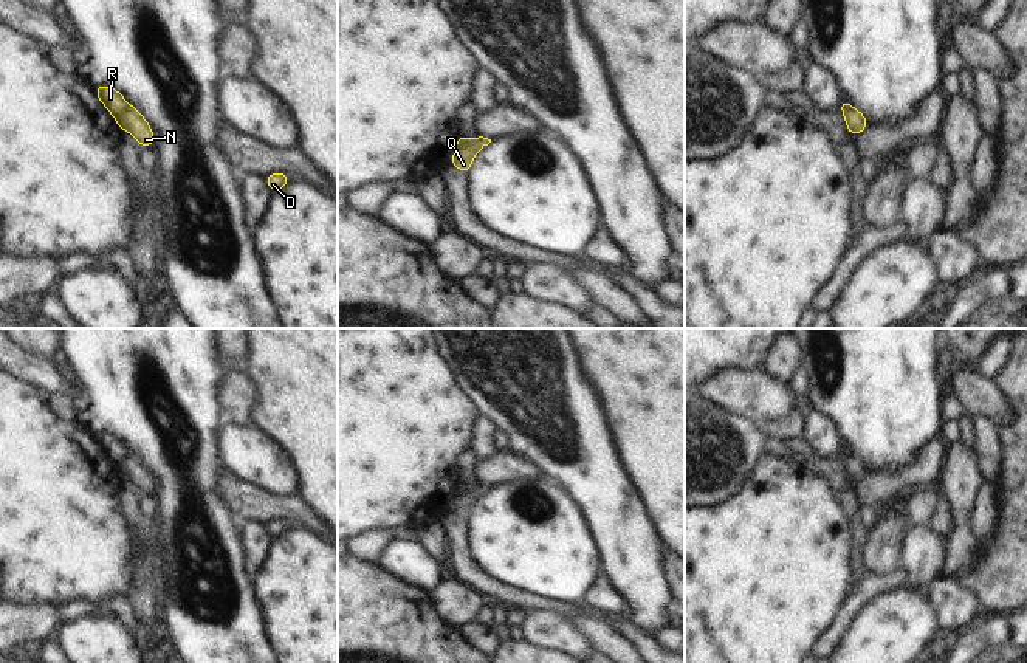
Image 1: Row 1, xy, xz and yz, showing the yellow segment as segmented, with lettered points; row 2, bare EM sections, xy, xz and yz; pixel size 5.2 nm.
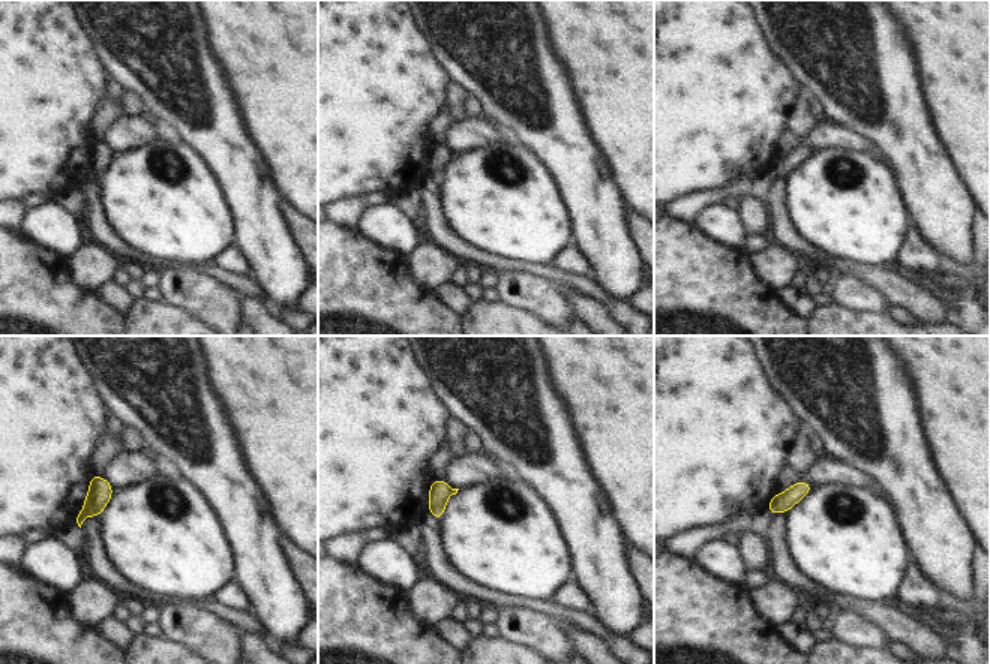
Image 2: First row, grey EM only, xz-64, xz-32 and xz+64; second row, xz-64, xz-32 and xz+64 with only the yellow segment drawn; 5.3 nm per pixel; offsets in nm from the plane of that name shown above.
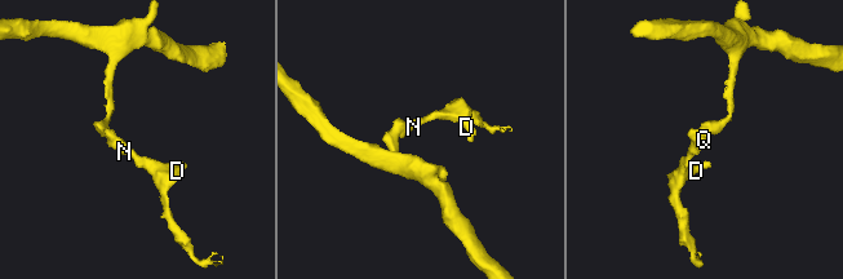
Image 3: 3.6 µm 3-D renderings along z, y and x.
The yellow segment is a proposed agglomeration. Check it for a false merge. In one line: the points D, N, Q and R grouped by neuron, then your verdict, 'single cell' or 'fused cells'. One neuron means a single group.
groups D N Q / R; fused cells

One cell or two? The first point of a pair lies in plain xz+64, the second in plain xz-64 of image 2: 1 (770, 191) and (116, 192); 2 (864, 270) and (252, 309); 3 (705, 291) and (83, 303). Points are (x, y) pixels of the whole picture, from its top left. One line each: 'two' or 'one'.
1: two
2: one
3: one

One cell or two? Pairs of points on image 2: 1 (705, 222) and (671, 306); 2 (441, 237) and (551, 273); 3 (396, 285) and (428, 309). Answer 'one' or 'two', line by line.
1: two
2: one
3: one

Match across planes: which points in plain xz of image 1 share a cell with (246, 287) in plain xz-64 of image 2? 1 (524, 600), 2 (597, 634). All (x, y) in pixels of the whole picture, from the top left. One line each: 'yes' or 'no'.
1: yes
2: no

